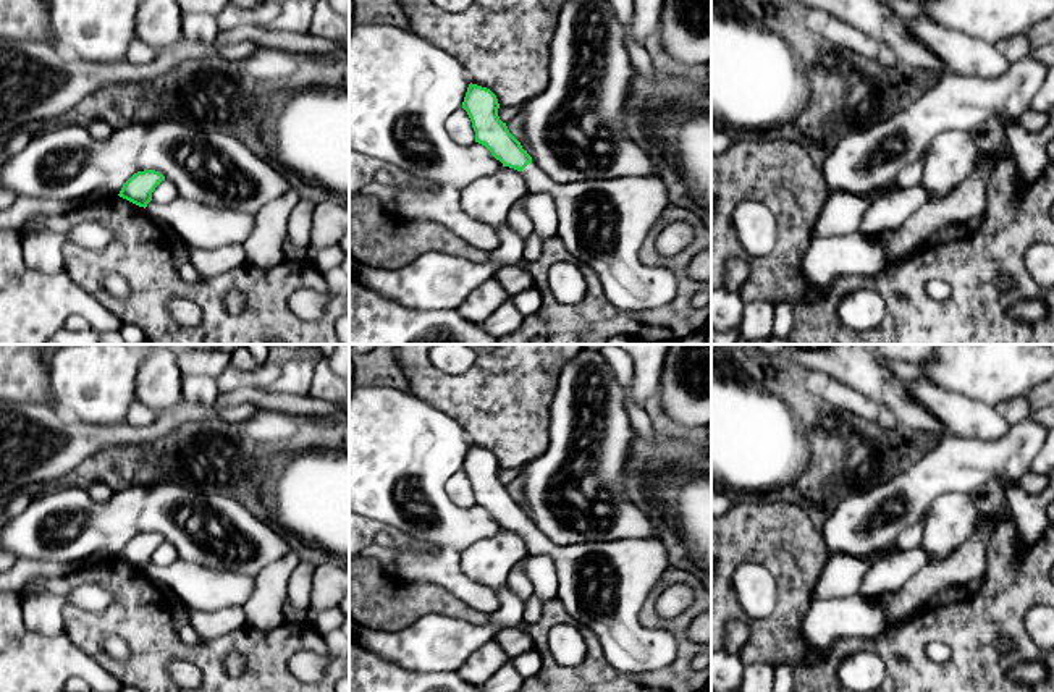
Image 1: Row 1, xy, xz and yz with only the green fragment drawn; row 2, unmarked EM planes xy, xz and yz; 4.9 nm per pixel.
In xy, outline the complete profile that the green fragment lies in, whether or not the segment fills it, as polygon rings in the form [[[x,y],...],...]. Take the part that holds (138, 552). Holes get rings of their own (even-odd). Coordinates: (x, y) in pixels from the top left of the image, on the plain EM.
[[[155,532],[137,534],[123,546],[118,558],[145,571],[162,543],[165,538]]]

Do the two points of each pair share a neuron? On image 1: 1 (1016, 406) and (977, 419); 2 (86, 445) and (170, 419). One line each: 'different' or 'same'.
1: different
2: same

